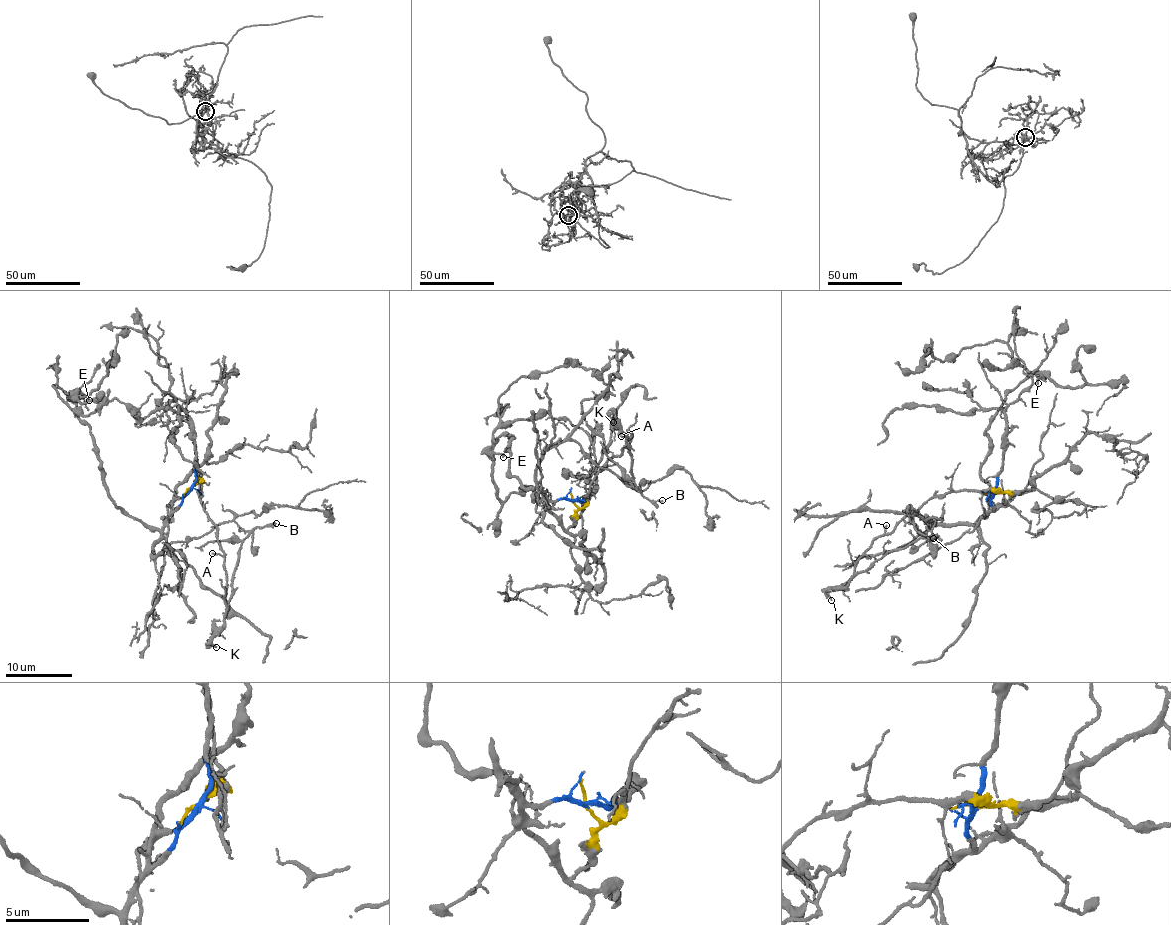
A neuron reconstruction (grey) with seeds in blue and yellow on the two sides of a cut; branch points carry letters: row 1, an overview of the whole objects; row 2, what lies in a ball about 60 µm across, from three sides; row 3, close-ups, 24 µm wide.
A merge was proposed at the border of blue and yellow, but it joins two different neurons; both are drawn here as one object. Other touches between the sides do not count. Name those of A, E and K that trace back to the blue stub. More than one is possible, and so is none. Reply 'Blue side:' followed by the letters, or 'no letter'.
Blue side: E

